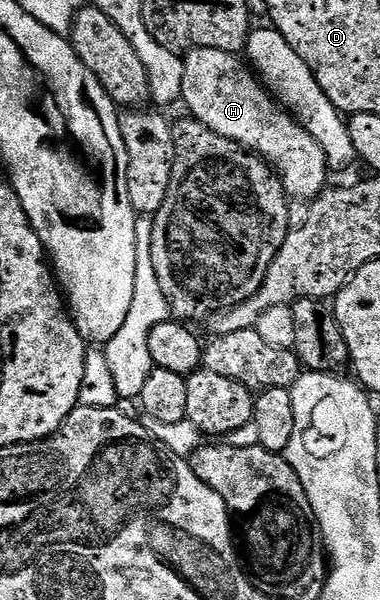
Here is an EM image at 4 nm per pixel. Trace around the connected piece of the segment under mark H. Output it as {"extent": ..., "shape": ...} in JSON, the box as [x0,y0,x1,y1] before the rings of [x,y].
{"extent":[181,49,328,199],"shape":[[[215,49],[189,50],[184,57],[184,91],[181,104],[190,108],[189,116],[193,120],[204,122],[209,129],[216,131],[216,135],[224,135],[224,139],[232,139],[251,153],[257,153],[278,174],[291,198],[313,199],[327,188],[328,166],[320,143],[316,143],[316,139],[308,135],[308,131],[298,122],[297,117],[287,112],[271,96],[241,56]]]}

